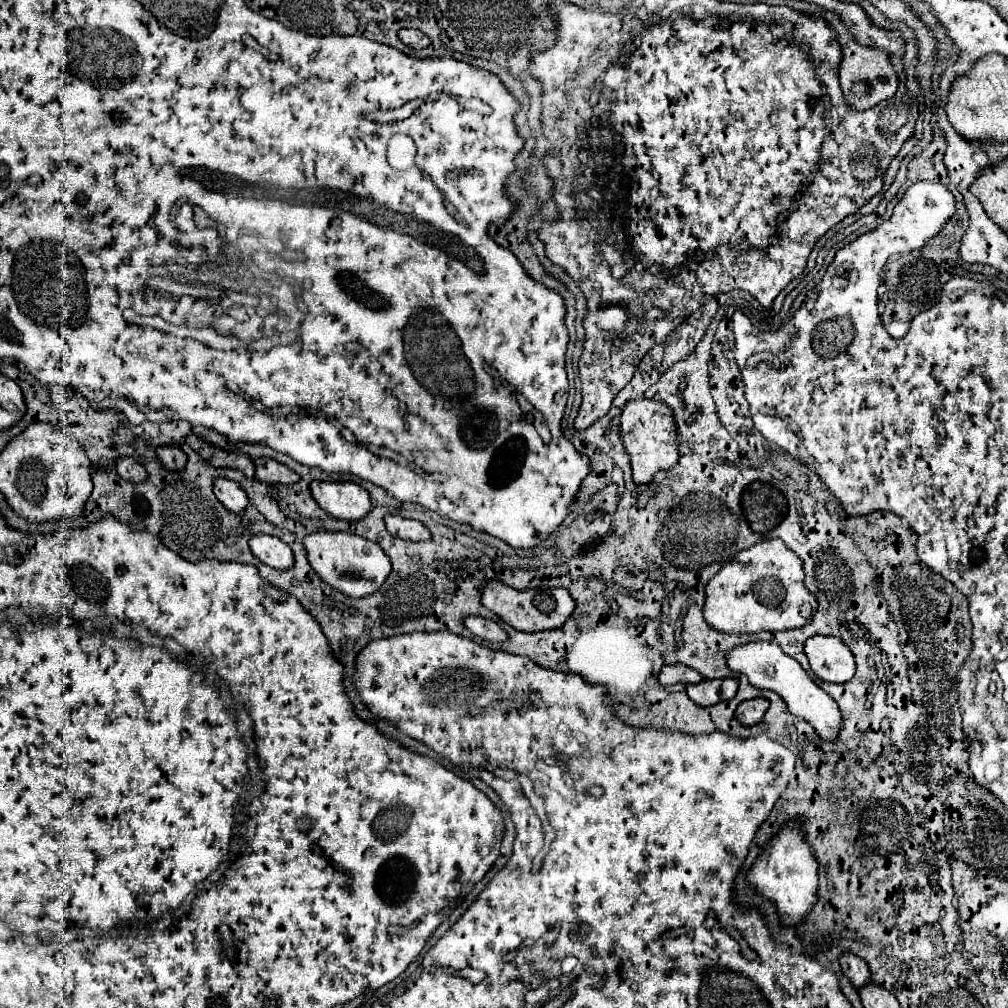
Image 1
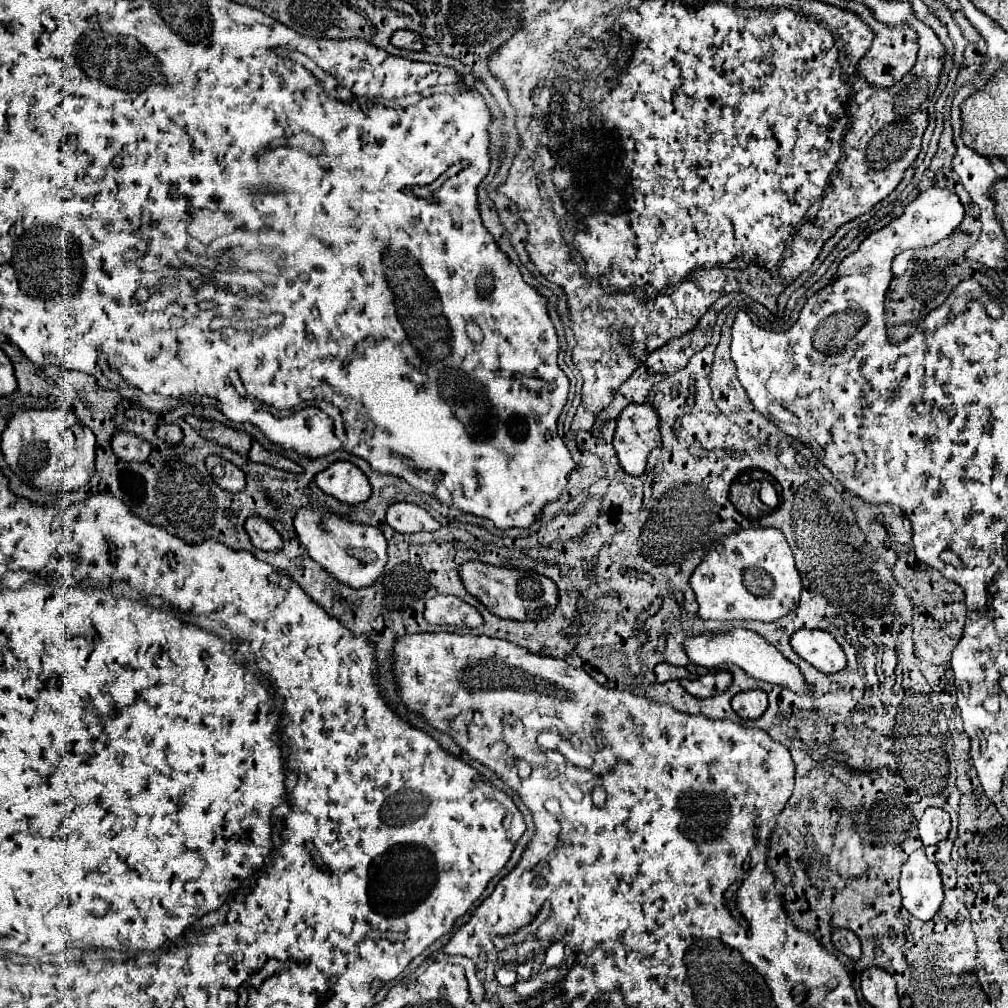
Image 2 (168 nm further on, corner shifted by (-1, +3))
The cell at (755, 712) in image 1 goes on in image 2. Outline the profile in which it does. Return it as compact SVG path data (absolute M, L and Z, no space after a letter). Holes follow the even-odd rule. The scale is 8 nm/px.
M746 690L732 698L734 712L744 720L760 718L768 708L768 696L762 690Z

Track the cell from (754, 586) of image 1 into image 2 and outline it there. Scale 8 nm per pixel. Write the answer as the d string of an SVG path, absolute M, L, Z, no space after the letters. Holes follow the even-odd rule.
M750 528L722 536L692 572L690 586L702 620L774 622L794 610L802 590L792 550L778 528Z

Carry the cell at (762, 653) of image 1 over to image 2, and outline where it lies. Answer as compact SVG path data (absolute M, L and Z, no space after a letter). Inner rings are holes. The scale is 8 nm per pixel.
M734 628L734 630L728 630L728 632L706 632L706 634L686 638L682 642L682 648L684 648L686 656L690 658L690 662L694 662L698 666L718 668L720 664L736 664L746 674L750 674L752 678L766 680L766 682L772 682L772 684L782 684L782 686L786 686L786 688L790 688L792 692L798 692L798 694L804 694L808 690L798 666L788 662L778 650L774 650L774 646L770 646L756 632L742 630L742 628Z

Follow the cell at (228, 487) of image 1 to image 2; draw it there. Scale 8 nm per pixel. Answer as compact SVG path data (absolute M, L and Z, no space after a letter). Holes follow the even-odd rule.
M216 454L208 456L206 458L206 468L212 474L214 482L224 490L240 492L246 486L246 478L244 478L242 470L222 456L216 456Z

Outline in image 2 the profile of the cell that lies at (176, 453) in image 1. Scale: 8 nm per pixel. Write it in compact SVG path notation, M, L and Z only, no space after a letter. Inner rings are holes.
M160 424L156 428L156 434L158 434L158 438L162 438L168 444L178 444L182 440L182 430L176 424Z

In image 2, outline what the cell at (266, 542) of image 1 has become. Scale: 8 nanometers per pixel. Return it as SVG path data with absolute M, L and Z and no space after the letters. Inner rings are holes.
M250 516L244 524L252 544L260 550L278 550L282 546L280 534L262 518L262 516Z

